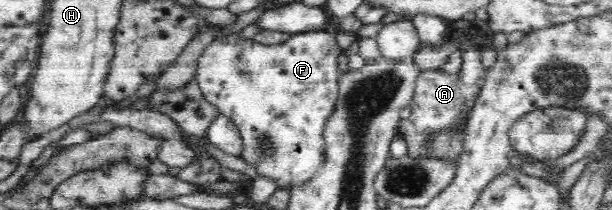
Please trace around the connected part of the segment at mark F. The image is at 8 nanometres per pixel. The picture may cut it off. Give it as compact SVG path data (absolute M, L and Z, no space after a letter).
M324 30L296 33L291 35L290 38L283 42L283 44L273 44L273 46L259 45L255 43L254 38L251 40L244 40L239 37L238 33L231 34L227 38L221 38L221 40L213 40L212 44L209 44L207 48L201 54L199 58L196 76L197 84L203 93L203 96L219 109L221 115L227 115L235 126L239 129L241 140L243 141L243 150L240 156L245 162L256 171L261 178L273 178L277 182L277 186L282 189L291 190L293 186L299 186L307 180L311 180L313 176L318 174L323 162L325 162L325 141L323 141L323 128L325 128L325 122L327 118L331 116L331 112L335 110L335 104L338 101L338 75L340 74L337 66L337 58L339 54L345 50L339 47L336 42L336 38L333 38L333 34L325 32Z

